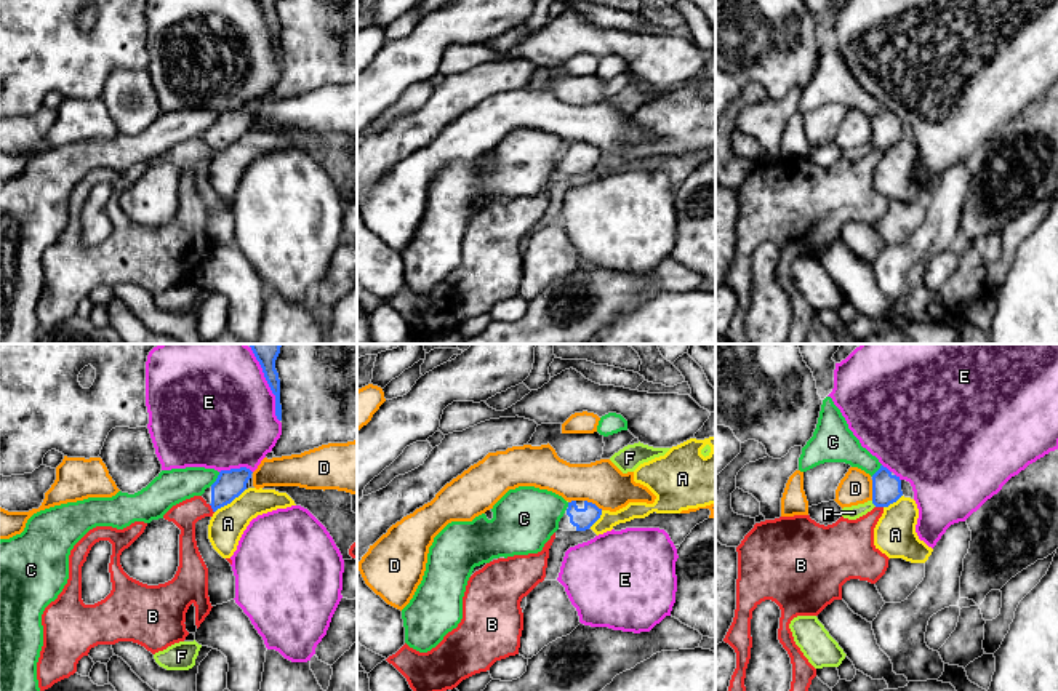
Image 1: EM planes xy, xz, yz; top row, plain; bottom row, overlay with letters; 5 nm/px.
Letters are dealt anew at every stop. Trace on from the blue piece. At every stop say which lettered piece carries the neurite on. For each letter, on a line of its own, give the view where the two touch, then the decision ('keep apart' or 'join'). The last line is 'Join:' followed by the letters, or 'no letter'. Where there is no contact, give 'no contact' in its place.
A: meets blue in xy; keep apart
B: meets blue in xy; keep apart
C: meets blue in xy; keep apart
D: meets blue in yz; keep apart
E: meets blue in xy; keep apart
F: meets blue in yz; keep apart
Join: no letter

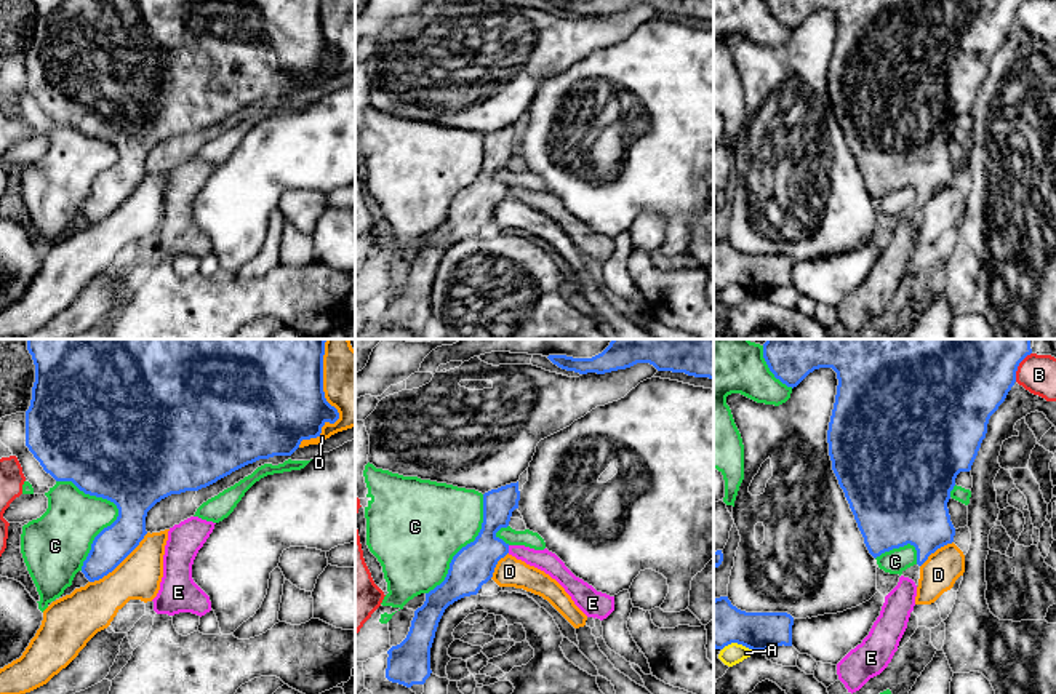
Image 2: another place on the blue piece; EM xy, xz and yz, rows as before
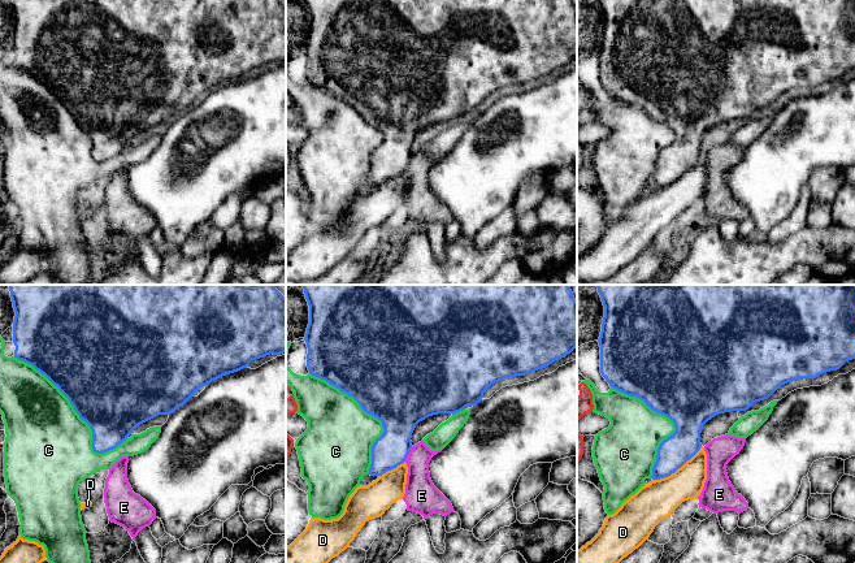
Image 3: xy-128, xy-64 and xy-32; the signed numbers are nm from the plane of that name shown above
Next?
A: meets blue in yz; keep apart
B: meets blue in yz; keep apart
C: meets blue in xy; keep apart
D: meets blue in xy; keep apart
E: meets blue in xz; keep apart
Join: no letter

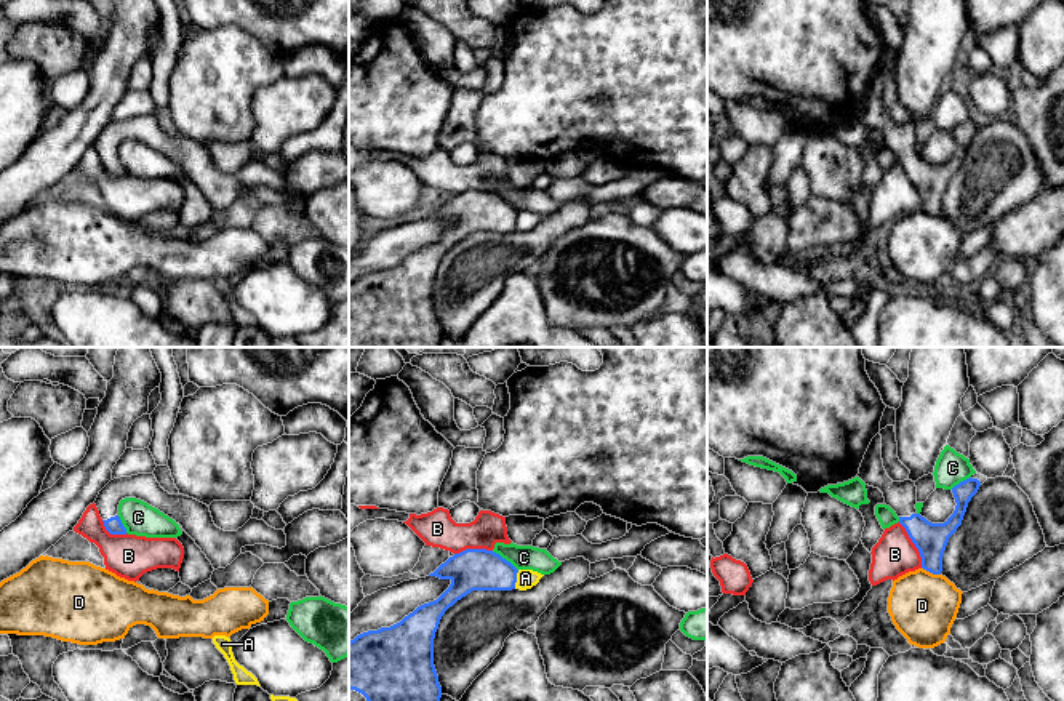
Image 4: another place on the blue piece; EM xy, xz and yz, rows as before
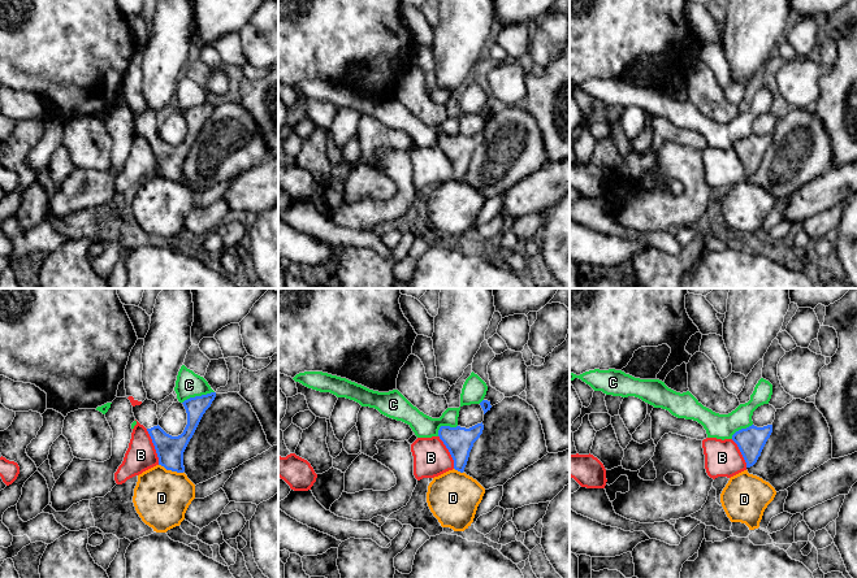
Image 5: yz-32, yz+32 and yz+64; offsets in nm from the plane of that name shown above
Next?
A: meets blue in xz; join
B: meets blue in yz; keep apart
C: meets blue in xz; keep apart
D: meets blue in yz; keep apart
Join: A

